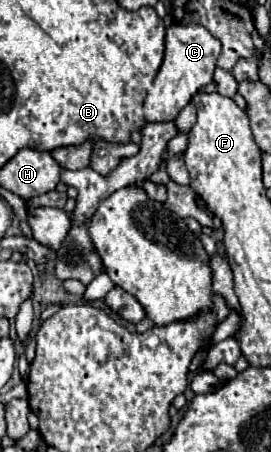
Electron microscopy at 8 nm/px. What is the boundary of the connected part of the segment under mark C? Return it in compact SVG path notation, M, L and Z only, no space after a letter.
M172 24L166 30L166 54L164 62L156 74L152 88L144 100L144 114L148 122L168 122L178 116L178 112L192 100L192 96L212 82L216 60L220 54L218 38L214 38L202 26Z

